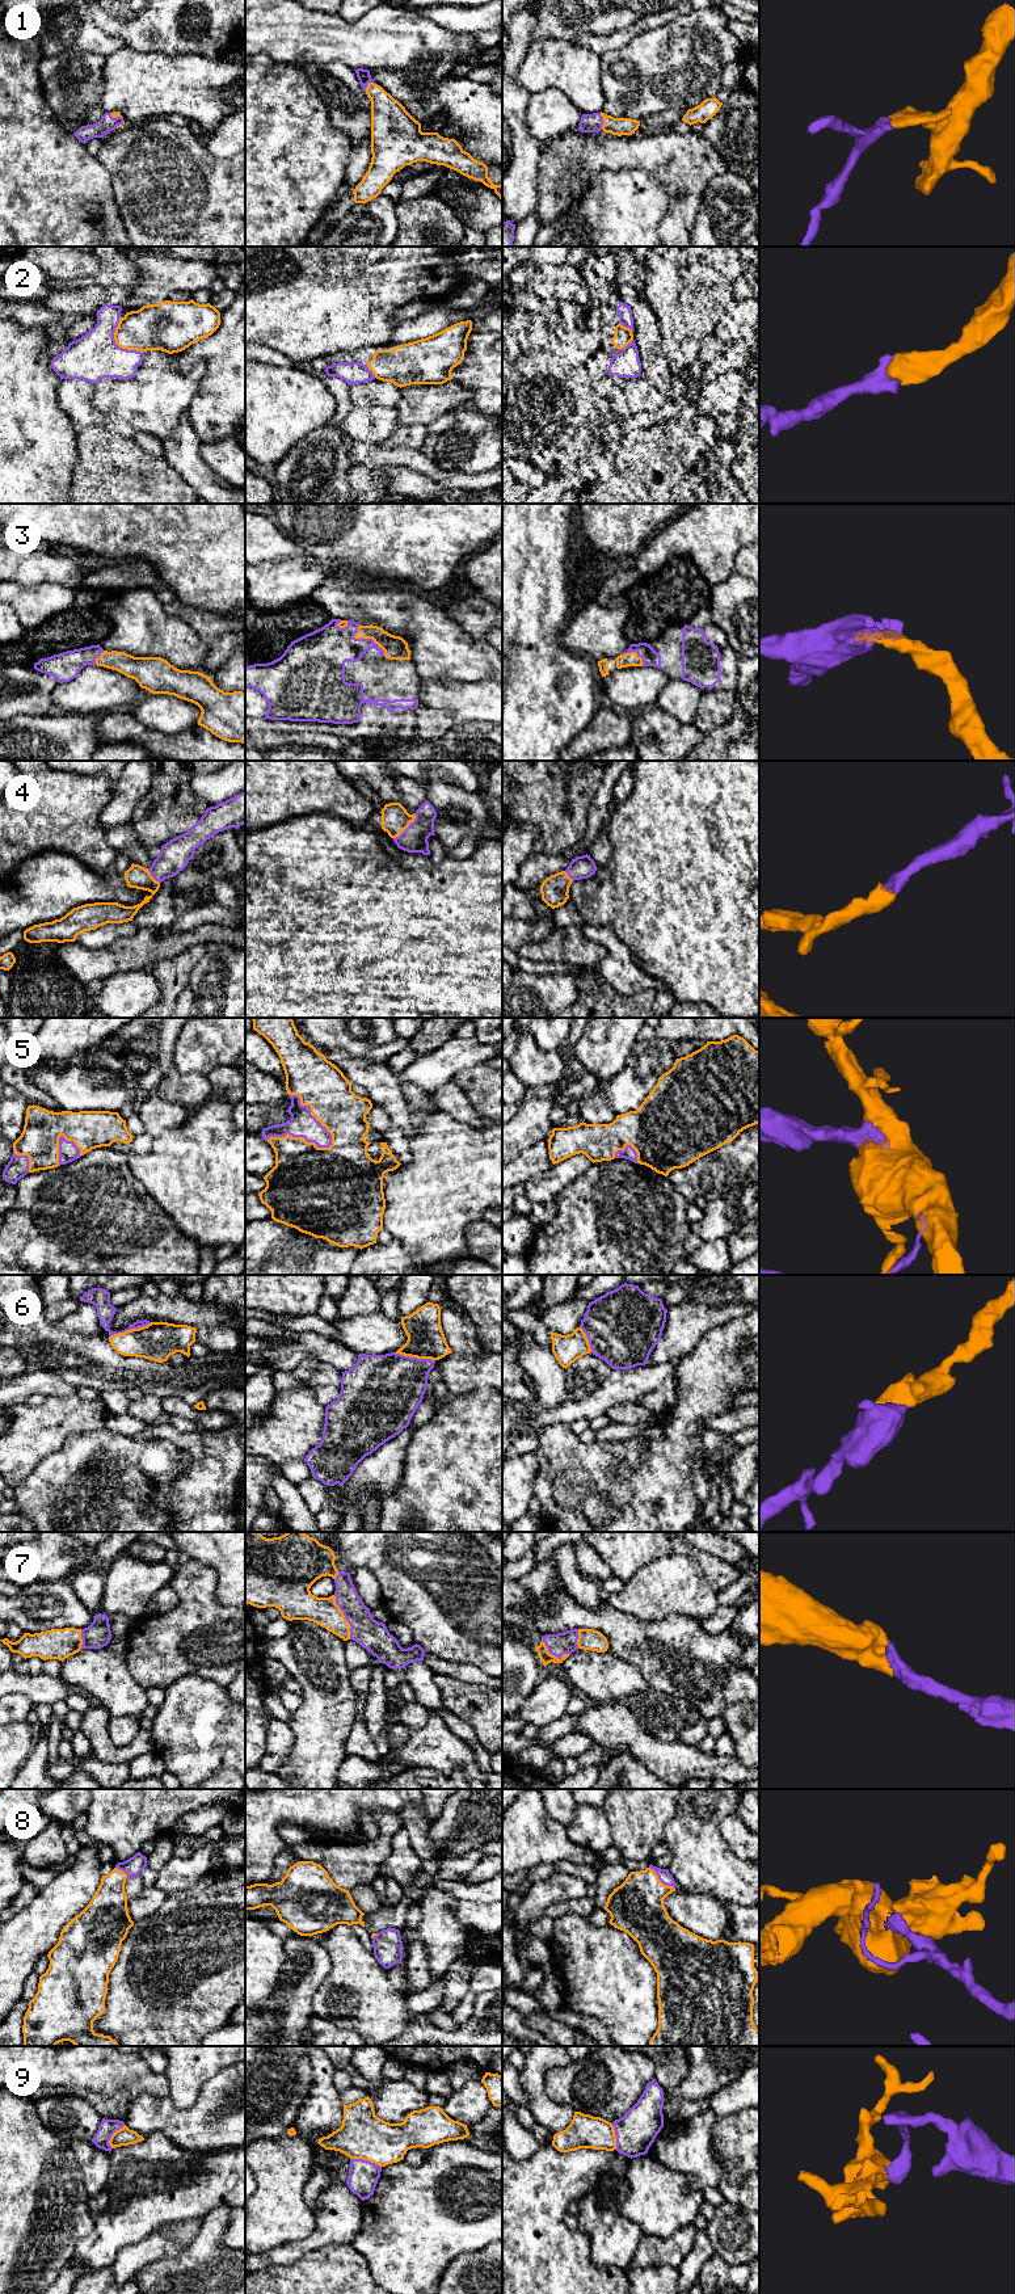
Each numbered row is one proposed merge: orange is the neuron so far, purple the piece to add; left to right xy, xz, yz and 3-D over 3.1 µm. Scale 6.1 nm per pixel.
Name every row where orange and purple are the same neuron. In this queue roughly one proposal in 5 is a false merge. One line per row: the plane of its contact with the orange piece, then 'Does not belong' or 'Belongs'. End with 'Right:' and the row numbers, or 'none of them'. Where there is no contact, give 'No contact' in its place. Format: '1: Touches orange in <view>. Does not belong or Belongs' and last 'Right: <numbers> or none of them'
1: Touches orange in yz. Belongs
2: Touches orange in xy. Does not belong
3: Touches orange in xz. Belongs
4: Touches orange in xz. Belongs
5: Touches orange in xz. Belongs
6: Touches orange in xy. Belongs
7: Touches orange in xz. Belongs
8: Touches orange in yz. Belongs
9: Touches orange in xz. Does not belong
Right: 1, 3, 4, 5, 6, 7, 8

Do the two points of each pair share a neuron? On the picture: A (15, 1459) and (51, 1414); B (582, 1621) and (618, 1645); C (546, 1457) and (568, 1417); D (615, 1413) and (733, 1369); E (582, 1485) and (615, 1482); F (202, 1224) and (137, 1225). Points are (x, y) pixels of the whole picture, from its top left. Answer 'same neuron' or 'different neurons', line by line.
A: same neuron
B: same neuron
C: different neurons
D: different neurons
E: same neuron
F: different neurons

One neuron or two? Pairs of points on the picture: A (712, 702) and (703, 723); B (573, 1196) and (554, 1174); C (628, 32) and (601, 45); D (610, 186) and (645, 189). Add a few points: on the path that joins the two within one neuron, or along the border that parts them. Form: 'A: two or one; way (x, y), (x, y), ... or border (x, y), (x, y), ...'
A: one; way (712, 707), (708, 718)
B: two; border (589, 1167), (567, 1185), (551, 1202)
C: one; way (622, 37), (607, 43)
D: one; way (619, 186), (636, 186)

